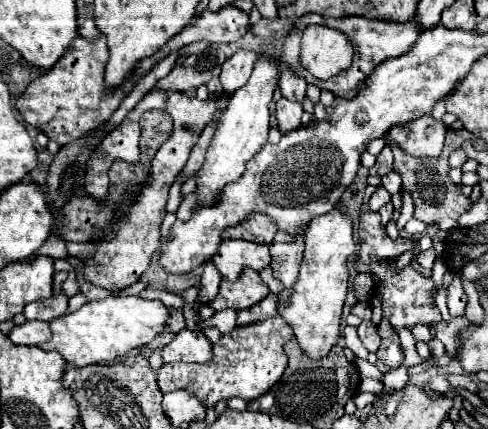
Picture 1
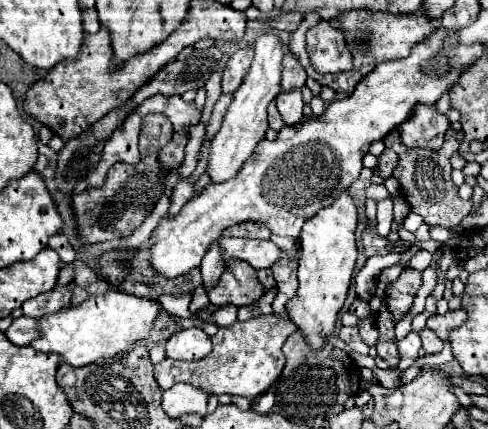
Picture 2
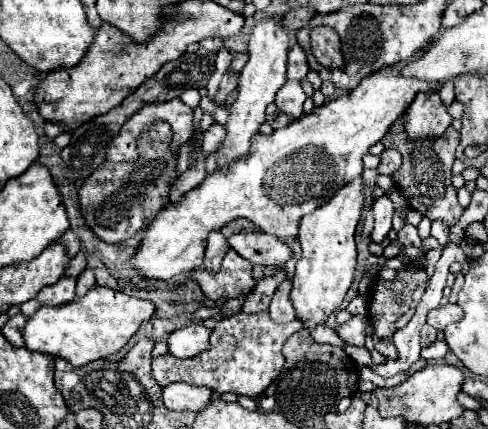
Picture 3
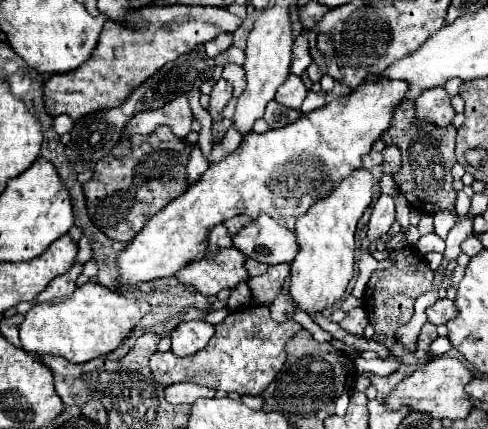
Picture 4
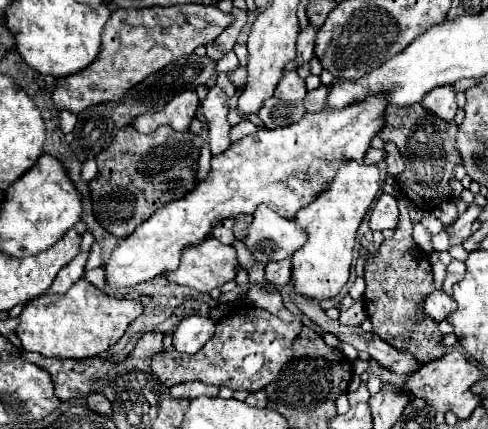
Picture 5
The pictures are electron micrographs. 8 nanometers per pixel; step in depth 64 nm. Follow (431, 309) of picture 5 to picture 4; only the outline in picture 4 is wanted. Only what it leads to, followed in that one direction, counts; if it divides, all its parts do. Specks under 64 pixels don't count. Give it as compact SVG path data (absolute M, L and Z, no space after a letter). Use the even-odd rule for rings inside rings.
M448 298L438 300L432 308L428 308L428 310L426 310L426 314L428 314L428 322L432 322L434 326L448 324L448 320L456 318L456 312L458 312L456 304L454 304L452 300L448 300Z

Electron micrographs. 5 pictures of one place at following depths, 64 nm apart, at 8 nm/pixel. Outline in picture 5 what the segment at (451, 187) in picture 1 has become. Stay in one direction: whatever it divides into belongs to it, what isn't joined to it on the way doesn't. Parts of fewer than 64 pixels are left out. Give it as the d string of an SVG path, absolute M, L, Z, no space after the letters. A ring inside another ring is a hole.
M420 104L396 110L386 108L386 126L378 136L384 142L394 142L398 146L406 168L396 176L396 184L418 210L434 210L452 198L450 180L454 178L454 166L460 164L460 154L456 152L456 132L456 122L442 122Z

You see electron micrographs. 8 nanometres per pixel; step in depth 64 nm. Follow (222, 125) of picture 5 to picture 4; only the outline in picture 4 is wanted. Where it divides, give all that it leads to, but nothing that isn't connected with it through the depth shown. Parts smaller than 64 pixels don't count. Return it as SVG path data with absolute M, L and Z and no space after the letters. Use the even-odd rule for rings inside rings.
M220 78L210 94L210 116L214 120L220 120L220 110L226 106L226 102L230 98L232 98L232 84L226 82L224 78Z

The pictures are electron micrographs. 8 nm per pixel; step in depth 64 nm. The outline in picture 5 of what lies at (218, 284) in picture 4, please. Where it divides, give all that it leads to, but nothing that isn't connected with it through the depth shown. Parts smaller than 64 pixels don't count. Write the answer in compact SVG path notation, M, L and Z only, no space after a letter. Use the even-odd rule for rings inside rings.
M206 238L202 244L186 248L182 252L180 268L168 272L166 278L180 286L190 286L198 292L210 294L214 288L234 280L236 268L236 250L214 238Z

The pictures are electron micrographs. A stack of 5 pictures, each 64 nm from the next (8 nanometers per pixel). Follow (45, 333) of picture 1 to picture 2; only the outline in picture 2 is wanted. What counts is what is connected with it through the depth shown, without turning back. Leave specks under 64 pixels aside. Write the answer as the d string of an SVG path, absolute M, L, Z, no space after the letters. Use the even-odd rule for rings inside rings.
M18 318L12 322L12 326L6 332L8 340L16 346L28 346L32 340L36 340L36 320L34 318Z

